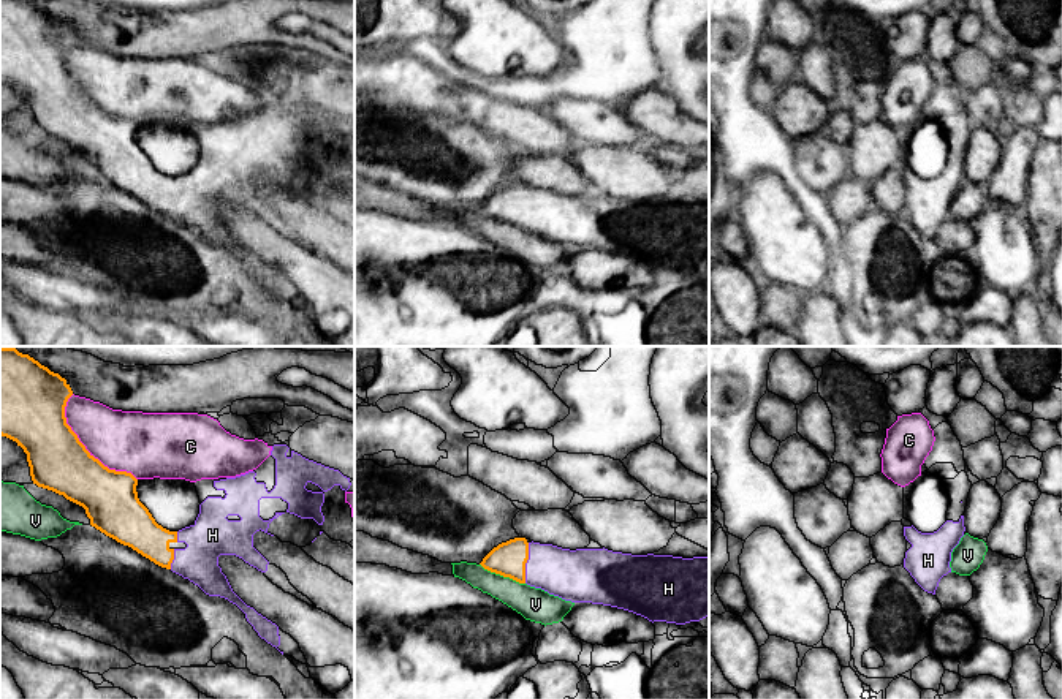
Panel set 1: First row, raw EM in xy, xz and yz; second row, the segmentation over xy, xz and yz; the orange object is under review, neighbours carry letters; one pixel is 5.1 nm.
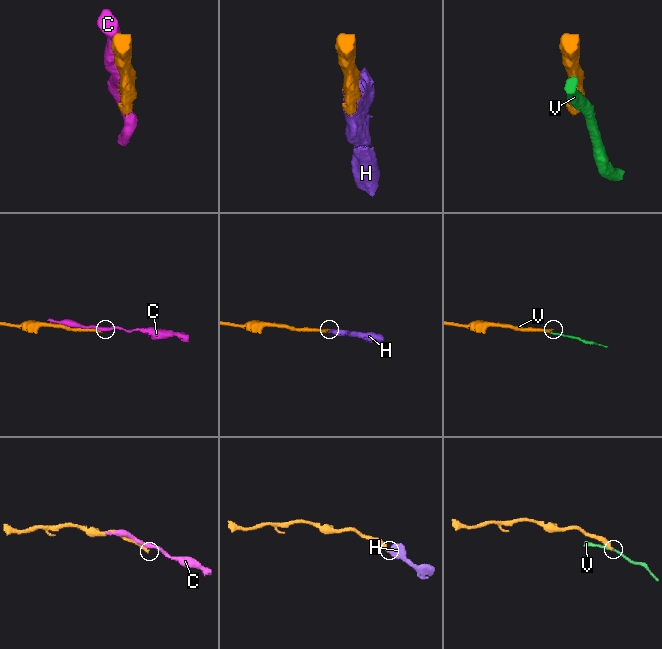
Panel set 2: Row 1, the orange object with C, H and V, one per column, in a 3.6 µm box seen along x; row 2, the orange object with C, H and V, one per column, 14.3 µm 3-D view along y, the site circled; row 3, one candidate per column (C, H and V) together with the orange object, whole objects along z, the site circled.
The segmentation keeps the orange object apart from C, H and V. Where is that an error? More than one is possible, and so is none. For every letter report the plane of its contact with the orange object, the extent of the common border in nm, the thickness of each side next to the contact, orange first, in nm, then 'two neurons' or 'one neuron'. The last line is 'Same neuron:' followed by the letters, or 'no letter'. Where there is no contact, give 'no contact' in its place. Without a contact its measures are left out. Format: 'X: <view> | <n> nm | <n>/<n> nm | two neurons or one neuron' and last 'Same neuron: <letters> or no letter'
C: xy | 550 nm | 300/320 nm | two neurons
H: xz | 200 nm | 180/260 nm | one neuron
V: xz | 260 nm | 180/170 nm | two neurons
Same neuron: H

